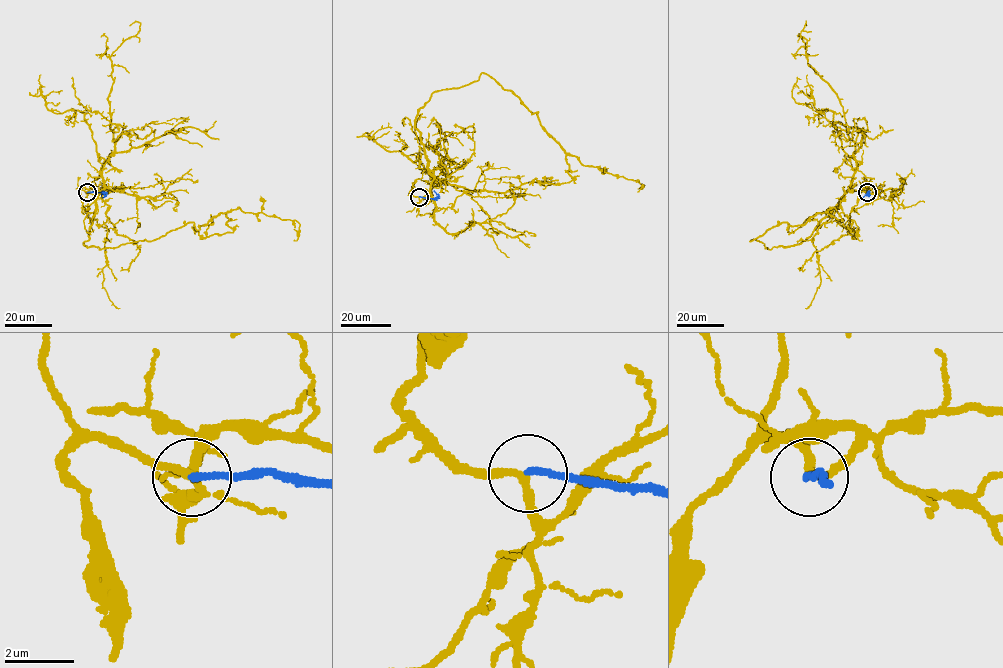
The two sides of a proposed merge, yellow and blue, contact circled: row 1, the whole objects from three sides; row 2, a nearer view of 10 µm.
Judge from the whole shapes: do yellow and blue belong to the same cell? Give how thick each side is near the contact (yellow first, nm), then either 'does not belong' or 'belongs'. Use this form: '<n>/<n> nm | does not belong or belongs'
200/190 nm | does not belong

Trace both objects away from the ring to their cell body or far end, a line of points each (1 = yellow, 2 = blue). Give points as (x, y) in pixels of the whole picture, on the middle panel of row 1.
1: (419, 197), (434, 177), (417, 111), (432, 93), (482, 72), (537, 111), (566, 152), (637, 180), (637, 192)
2: (419, 197), (436, 198), (438, 195), (434, 190)

